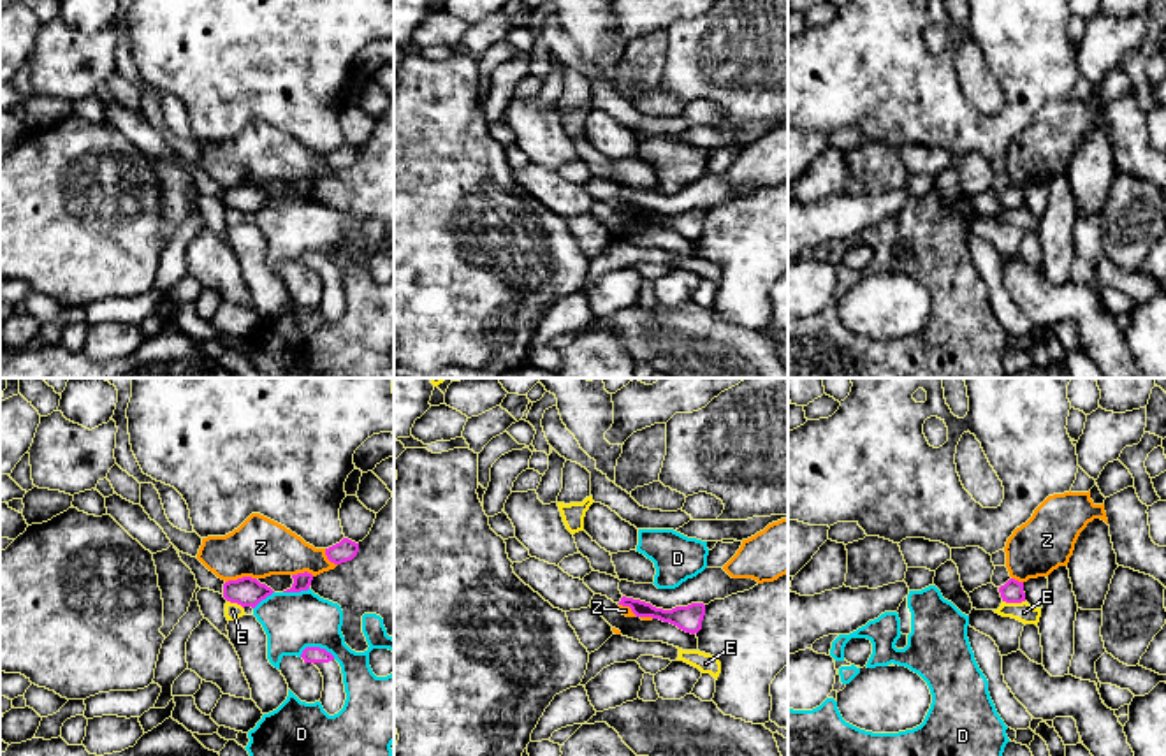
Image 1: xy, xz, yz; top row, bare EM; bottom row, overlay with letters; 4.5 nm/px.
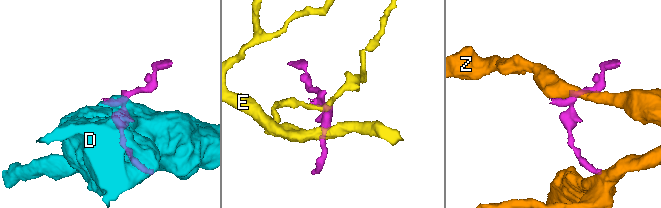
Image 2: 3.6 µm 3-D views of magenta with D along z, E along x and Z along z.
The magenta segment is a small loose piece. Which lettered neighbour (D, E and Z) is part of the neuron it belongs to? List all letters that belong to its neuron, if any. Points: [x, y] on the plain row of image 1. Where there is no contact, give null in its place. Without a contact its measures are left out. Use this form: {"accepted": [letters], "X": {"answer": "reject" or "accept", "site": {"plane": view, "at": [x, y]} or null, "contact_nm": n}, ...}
{"accepted": [], "D": {"answer": "reject", "site": {"plane": "xy", "at": [317, 254]}, "contact_nm": 170}, "E": {"answer": "reject", "site": {"plane": "yz", "at": [1013, 208]}, "contact_nm": 100}, "Z": {"answer": "reject", "site": {"plane": "xy", "at": [240, 185]}, "contact_nm": 150}}

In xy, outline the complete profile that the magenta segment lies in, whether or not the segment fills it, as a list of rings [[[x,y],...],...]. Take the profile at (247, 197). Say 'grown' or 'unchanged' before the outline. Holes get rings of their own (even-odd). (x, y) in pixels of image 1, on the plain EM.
unchanged; [[[243,183],[223,190],[223,204],[230,209],[237,209],[243,214],[255,214],[262,206],[271,202],[274,197],[257,185]]]

